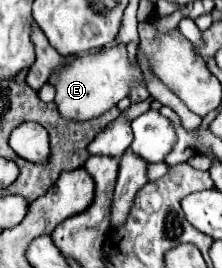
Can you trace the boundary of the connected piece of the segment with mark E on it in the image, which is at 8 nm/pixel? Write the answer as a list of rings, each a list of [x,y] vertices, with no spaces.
[[[116,44],[116,46],[106,48],[102,54],[78,56],[76,62],[58,70],[50,78],[50,84],[56,86],[54,102],[56,102],[56,106],[64,118],[68,118],[68,120],[90,120],[90,118],[104,114],[112,106],[116,106],[122,98],[126,98],[130,94],[130,90],[134,86],[146,84],[146,78],[144,78],[142,66],[140,66],[140,58],[130,60],[126,46]]]

